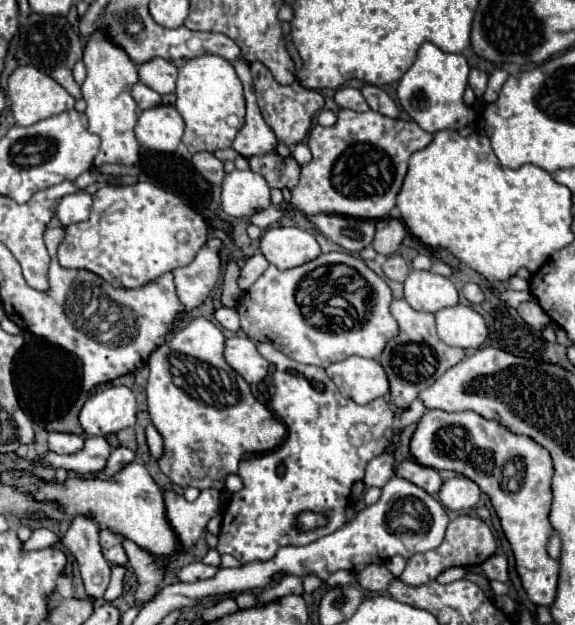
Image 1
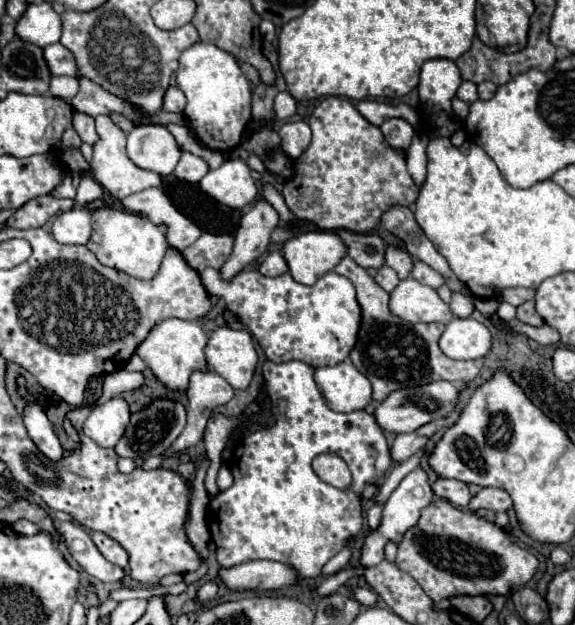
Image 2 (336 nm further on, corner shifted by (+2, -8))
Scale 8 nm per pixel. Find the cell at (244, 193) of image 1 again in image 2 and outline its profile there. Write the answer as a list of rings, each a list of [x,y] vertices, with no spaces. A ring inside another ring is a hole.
[[[228,159],[218,169],[208,171],[200,181],[200,187],[218,203],[232,209],[242,209],[256,199],[256,185],[250,177],[250,169],[242,159]]]

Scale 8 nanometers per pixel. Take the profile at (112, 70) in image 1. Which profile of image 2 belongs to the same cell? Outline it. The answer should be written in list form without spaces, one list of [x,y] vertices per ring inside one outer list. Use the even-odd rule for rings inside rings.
[[[98,115],[96,117],[96,133],[98,141],[94,143],[94,157],[92,157],[92,173],[94,177],[116,197],[124,199],[126,195],[132,195],[136,191],[148,189],[148,187],[160,187],[162,179],[158,173],[140,169],[130,161],[126,155],[126,133],[108,117],[108,115]]]

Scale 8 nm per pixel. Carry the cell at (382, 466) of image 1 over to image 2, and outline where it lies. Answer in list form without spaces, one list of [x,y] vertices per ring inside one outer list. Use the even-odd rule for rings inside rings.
[[[428,423],[428,425],[416,429],[412,433],[400,433],[400,435],[396,435],[396,439],[394,439],[392,447],[390,447],[392,461],[394,463],[404,463],[406,459],[410,459],[416,451],[420,451],[428,443],[430,435],[436,429],[438,429],[436,423]]]

